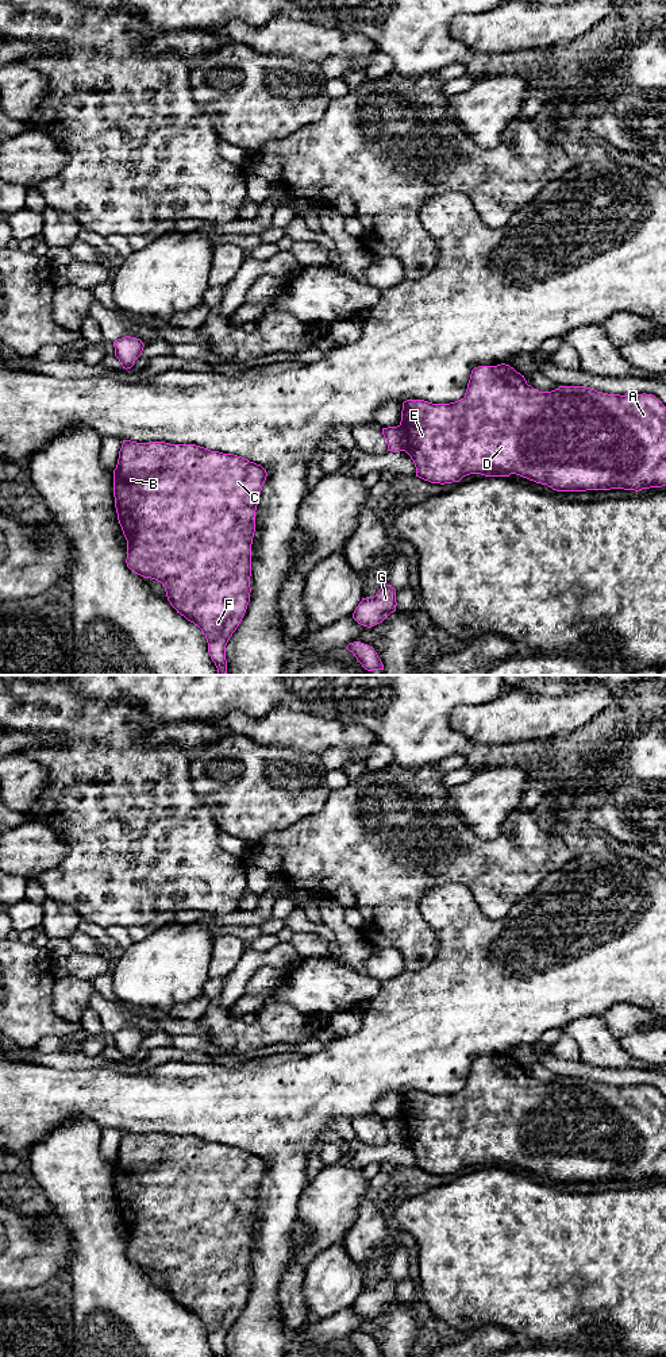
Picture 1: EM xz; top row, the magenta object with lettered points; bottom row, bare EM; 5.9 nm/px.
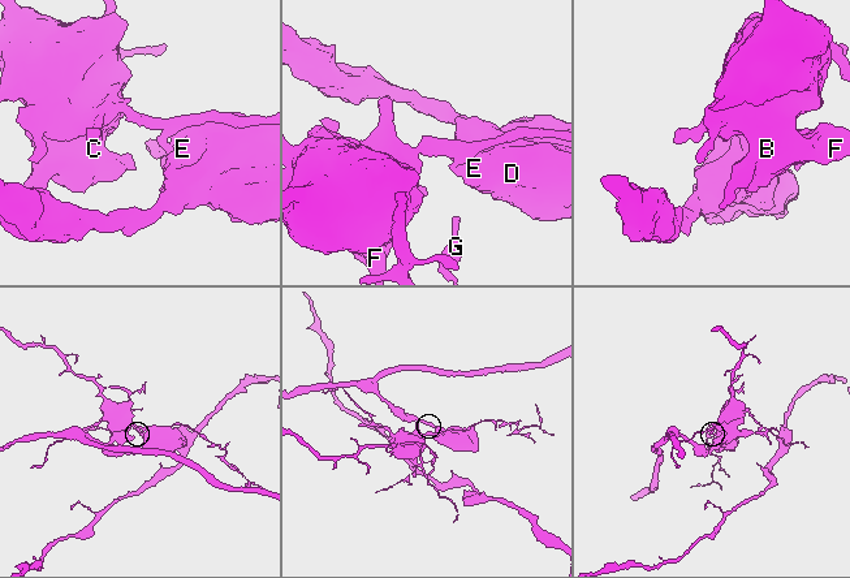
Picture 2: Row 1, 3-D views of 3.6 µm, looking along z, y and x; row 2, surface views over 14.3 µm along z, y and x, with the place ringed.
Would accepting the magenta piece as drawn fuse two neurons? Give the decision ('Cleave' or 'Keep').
Cleave

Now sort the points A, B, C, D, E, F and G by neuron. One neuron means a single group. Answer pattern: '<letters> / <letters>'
A D E / B C F G

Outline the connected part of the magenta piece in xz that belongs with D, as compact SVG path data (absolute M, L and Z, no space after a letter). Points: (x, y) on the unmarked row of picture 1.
M509 1056L478 1057L471 1061L465 1088L455 1094L404 1092L400 1118L408 1132L405 1144L415 1154L416 1168L431 1175L459 1173L470 1165L516 1165L557 1183L639 1183L666 1177L666 1098L652 1086L608 1086L586 1077L539 1083Z

